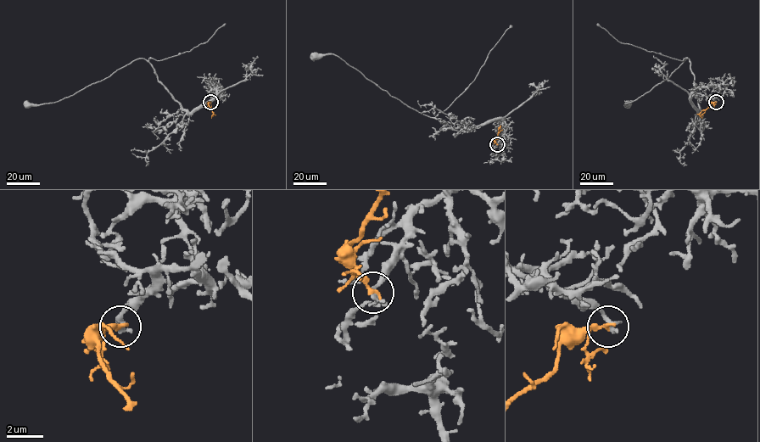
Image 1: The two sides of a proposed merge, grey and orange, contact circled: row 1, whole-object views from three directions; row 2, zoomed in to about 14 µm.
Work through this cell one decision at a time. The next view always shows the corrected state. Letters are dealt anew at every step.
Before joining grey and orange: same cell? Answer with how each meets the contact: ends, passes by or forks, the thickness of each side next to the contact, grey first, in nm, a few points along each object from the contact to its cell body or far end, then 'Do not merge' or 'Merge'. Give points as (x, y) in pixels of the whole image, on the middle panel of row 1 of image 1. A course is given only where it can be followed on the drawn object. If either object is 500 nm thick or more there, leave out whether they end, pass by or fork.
At the ring grey ends. At the ring orange ends. Thickness 320 nm (grey) against 280 nm. Course of grey: (497, 144), (504, 133), (500, 119), (470, 127), (444, 122), (404, 104), (338, 56), (332, 53), (314, 56). Course of orange: (497, 144), (495, 139), (498, 131). Do not merge

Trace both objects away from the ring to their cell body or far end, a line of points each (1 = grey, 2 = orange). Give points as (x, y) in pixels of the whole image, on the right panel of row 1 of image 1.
1: (716, 102), (698, 93), (690, 102), (697, 112), (687, 58), (667, 79), (628, 105)
2: (716, 102), (699, 114), (702, 118)

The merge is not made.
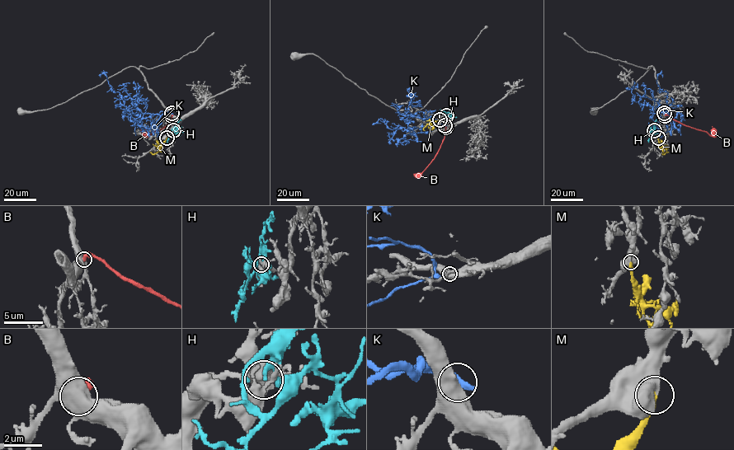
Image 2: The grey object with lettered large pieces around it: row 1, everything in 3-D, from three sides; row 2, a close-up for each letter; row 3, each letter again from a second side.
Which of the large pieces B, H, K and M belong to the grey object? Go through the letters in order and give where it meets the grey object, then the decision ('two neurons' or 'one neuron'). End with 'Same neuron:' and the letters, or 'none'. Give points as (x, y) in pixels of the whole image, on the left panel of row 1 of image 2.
B: contact (171, 115); two neurons
H: contact (173, 130); two neurons
K: contact (171, 113); two neurons
M: contact (167, 138); one neuron
Same neuron: M

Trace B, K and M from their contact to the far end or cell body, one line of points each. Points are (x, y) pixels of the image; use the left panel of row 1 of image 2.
B: (171, 115), (165, 127), (149, 135), (139, 126)
K: (171, 113), (161, 111), (152, 120), (138, 118), (124, 105), (119, 93), (112, 91), (105, 74), (101, 77)
M: (167, 138), (157, 152), (152, 154), (151, 152)

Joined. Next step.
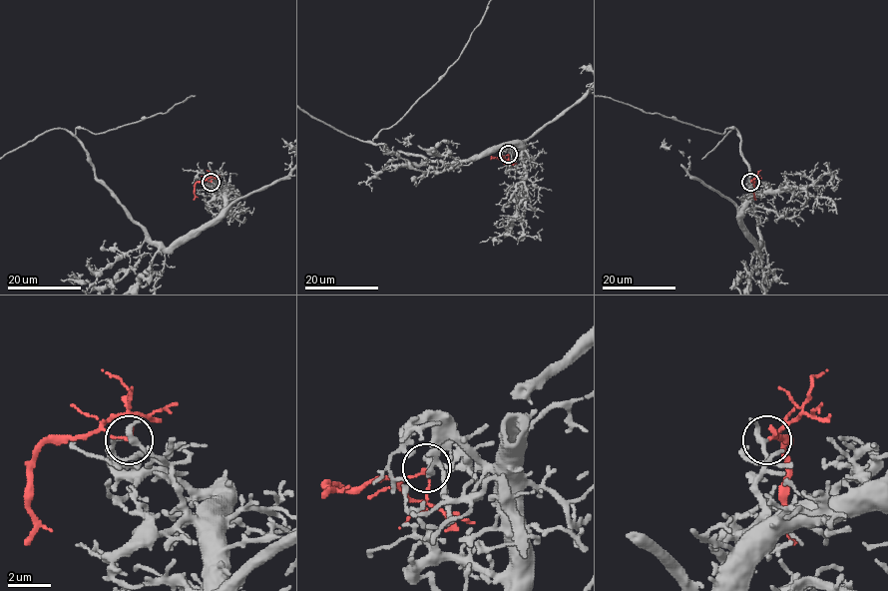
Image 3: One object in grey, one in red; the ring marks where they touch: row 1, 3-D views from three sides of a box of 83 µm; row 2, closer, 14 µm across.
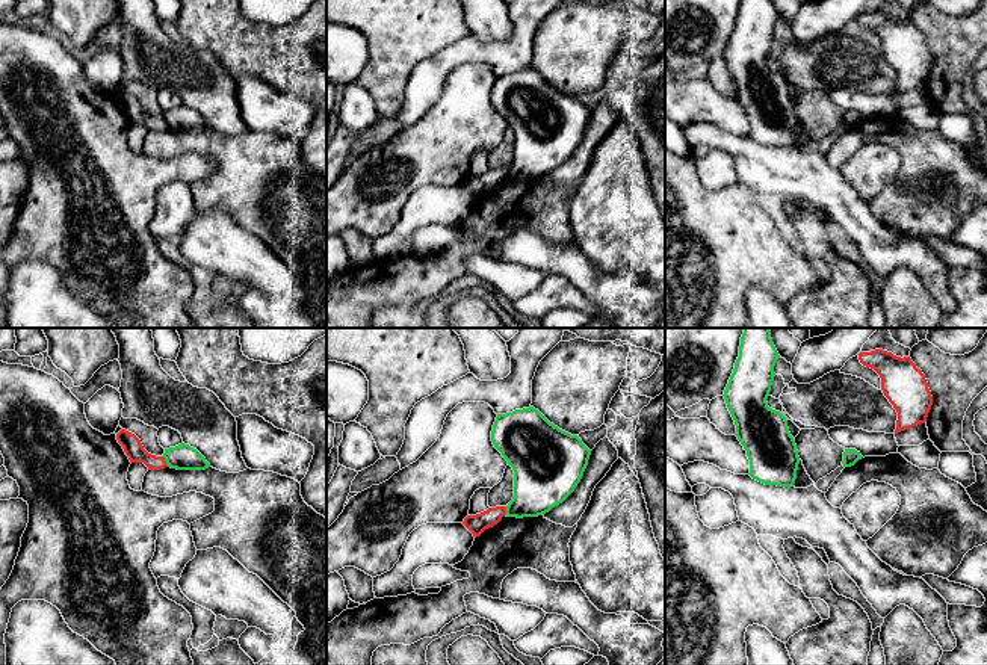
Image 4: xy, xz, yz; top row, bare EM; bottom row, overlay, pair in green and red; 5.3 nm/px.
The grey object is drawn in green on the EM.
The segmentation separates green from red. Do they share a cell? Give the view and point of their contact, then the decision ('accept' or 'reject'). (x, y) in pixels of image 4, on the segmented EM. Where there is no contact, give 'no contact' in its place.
xy (165, 460) | reject

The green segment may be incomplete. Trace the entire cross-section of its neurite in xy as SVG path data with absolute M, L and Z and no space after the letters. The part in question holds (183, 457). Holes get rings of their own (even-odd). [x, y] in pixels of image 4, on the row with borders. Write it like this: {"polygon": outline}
{"polygon": "M184 443L165 449L163 458L168 467L177 470L206 470L210 467L196 449Z"}

